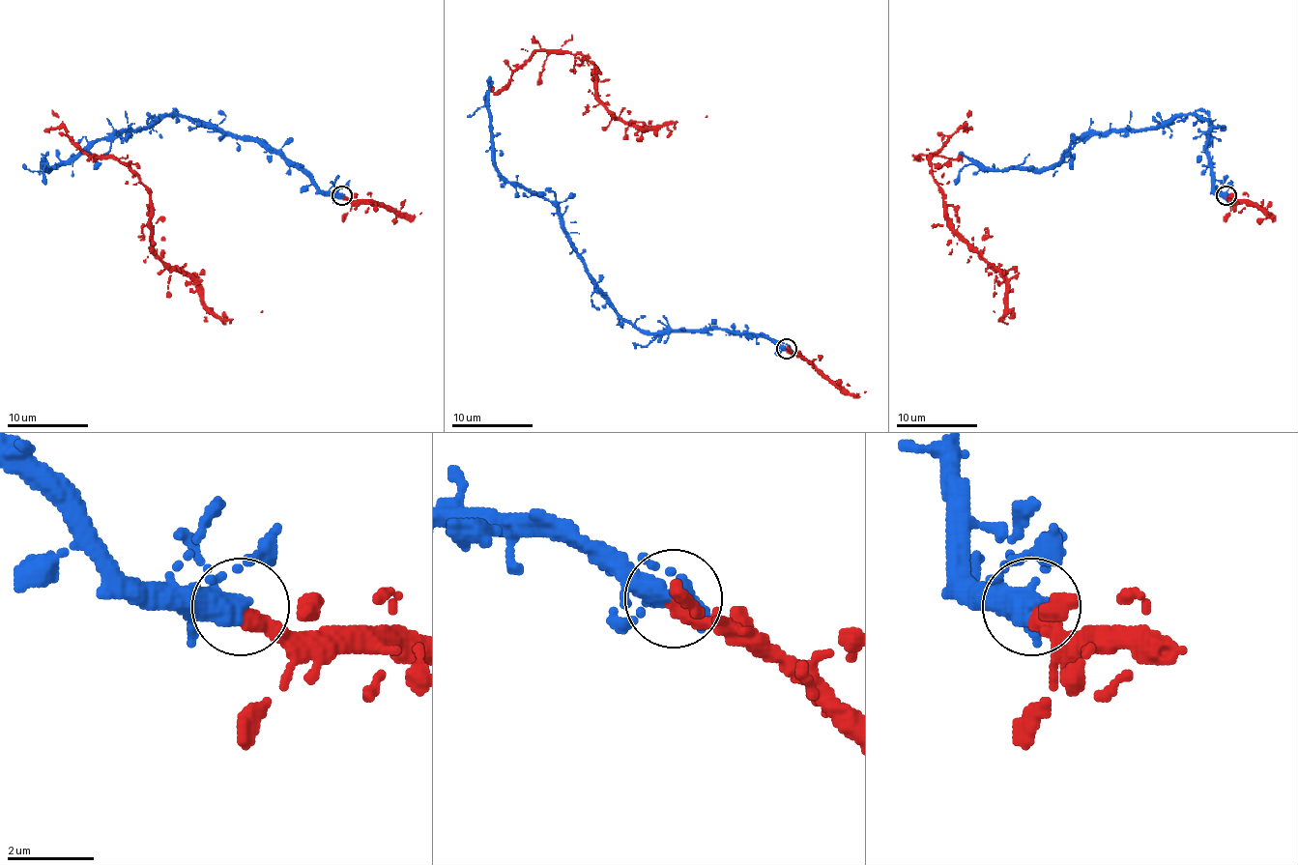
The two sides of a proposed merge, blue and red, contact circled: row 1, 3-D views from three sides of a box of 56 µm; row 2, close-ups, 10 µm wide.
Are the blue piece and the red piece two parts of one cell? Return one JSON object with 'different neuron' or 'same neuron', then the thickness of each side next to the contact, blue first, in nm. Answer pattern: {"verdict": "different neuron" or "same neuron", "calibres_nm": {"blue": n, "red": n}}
{"verdict": "same neuron", "calibres_nm": {"blue": 300, "red": 380}}

